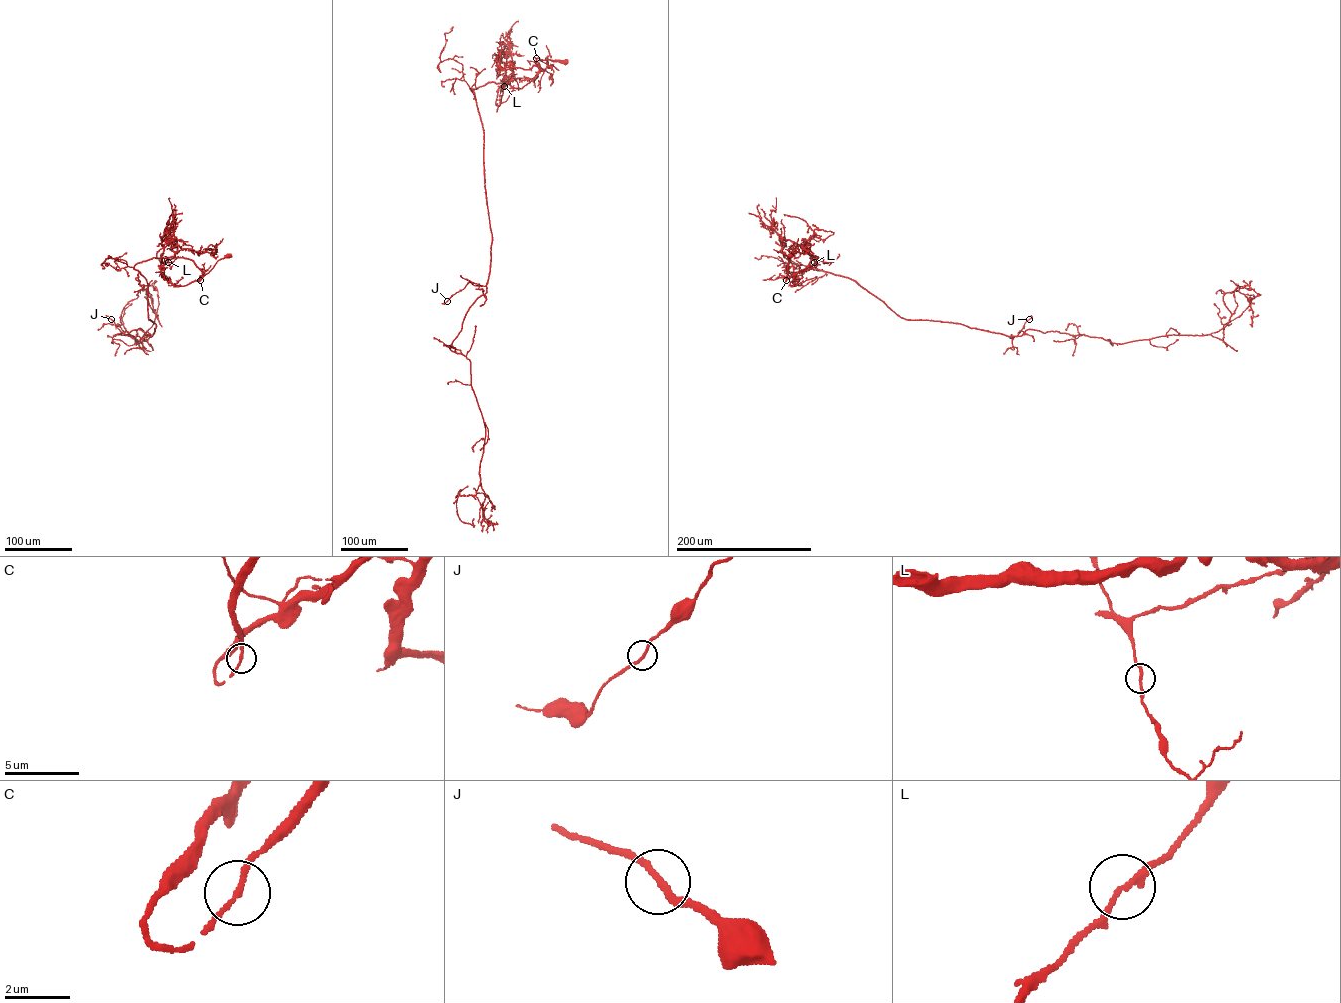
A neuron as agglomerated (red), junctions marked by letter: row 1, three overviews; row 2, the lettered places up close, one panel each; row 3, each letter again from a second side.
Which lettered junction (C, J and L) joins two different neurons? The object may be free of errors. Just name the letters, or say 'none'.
none

